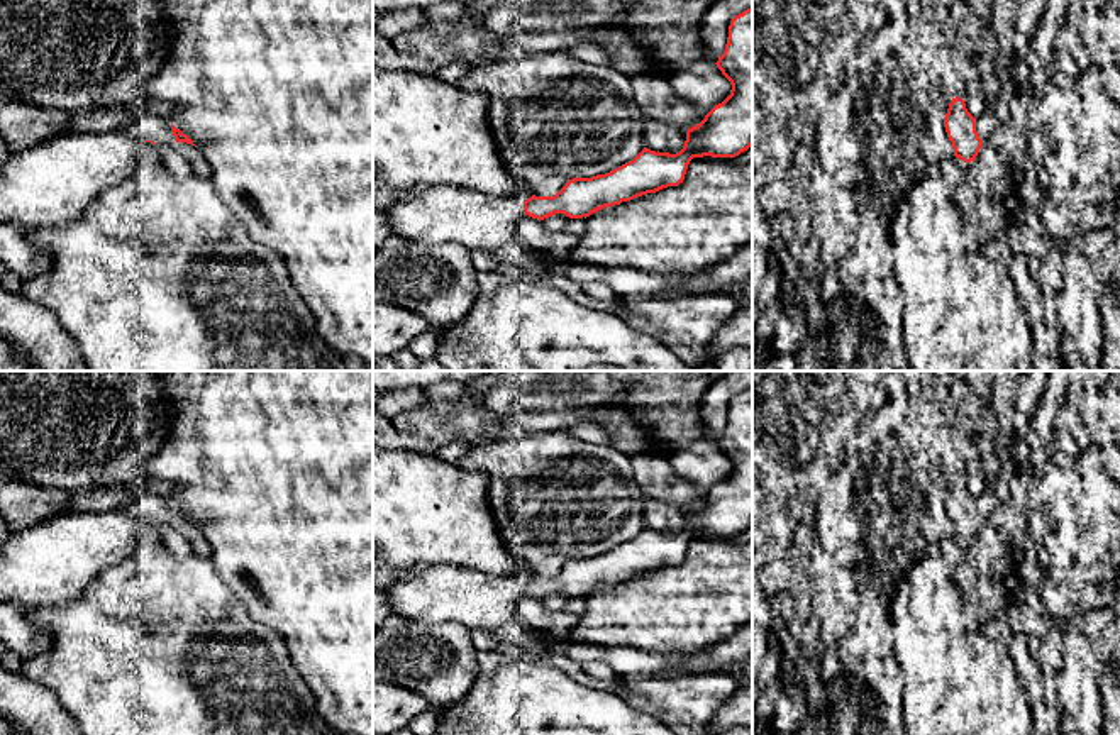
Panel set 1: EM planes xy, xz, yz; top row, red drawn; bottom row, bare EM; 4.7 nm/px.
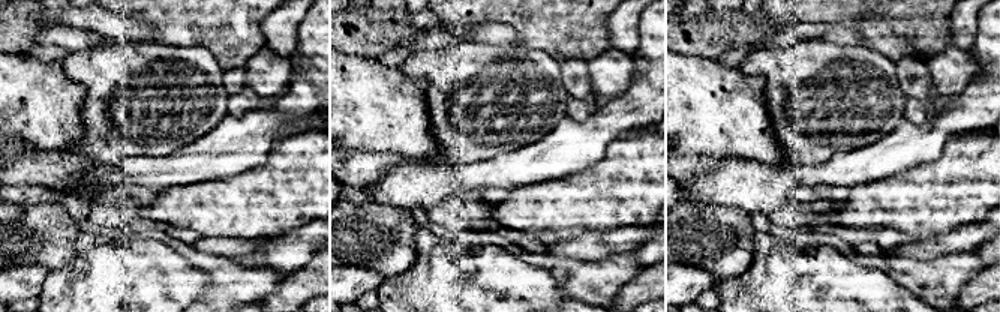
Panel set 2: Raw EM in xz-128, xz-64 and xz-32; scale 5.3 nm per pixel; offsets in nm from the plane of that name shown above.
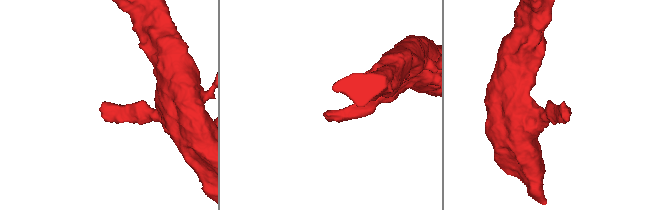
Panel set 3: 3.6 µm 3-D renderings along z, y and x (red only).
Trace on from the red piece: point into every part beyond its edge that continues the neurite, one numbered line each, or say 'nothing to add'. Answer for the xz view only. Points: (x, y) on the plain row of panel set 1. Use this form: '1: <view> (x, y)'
1: xz (434, 595)

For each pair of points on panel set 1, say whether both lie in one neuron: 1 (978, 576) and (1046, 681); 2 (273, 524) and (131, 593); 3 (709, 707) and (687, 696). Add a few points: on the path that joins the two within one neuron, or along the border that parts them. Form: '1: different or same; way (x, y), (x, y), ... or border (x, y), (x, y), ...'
1: different; border (1012, 635), (1010, 659), (1017, 674)
2: different; border (212, 566), (217, 576), (238, 596)
3: same; way (704, 701), (692, 698)

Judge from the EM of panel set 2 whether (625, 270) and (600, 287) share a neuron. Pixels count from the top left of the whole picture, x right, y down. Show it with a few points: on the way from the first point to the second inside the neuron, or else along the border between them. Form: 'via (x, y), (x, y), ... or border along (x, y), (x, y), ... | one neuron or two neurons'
via (619, 270), (606, 281) | one neuron

